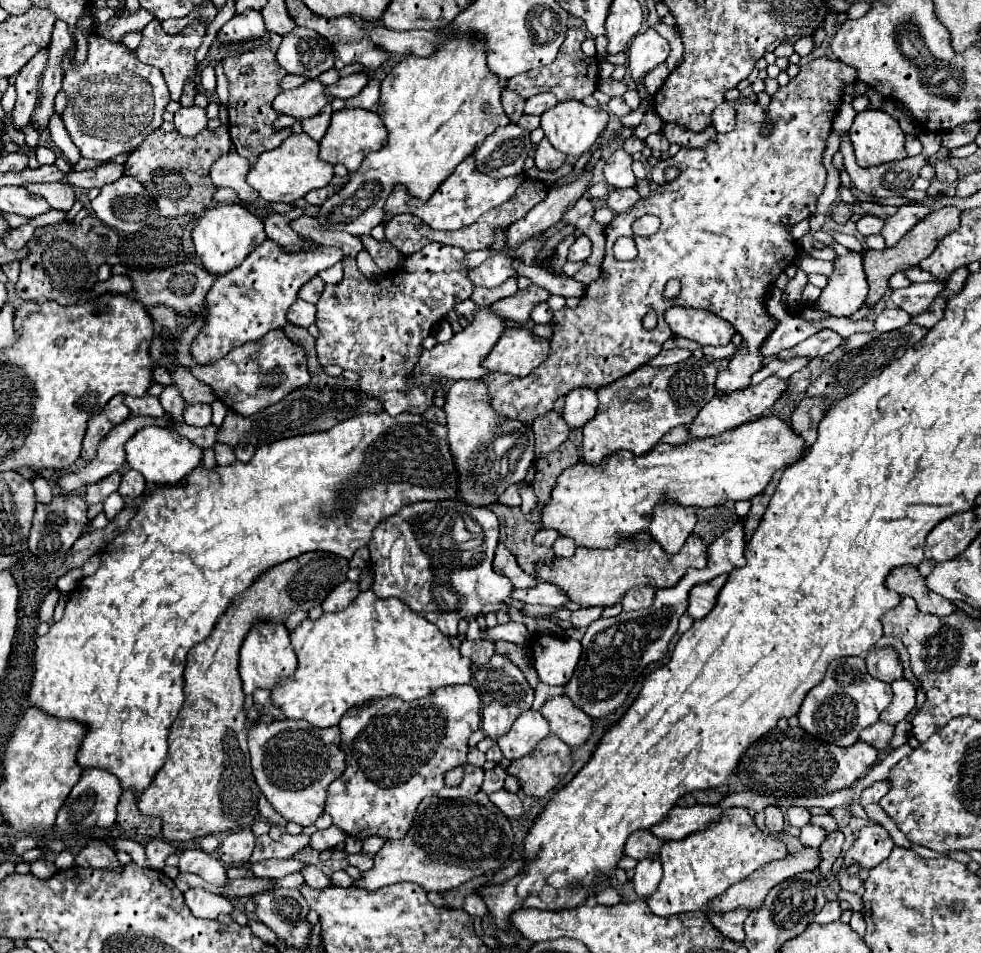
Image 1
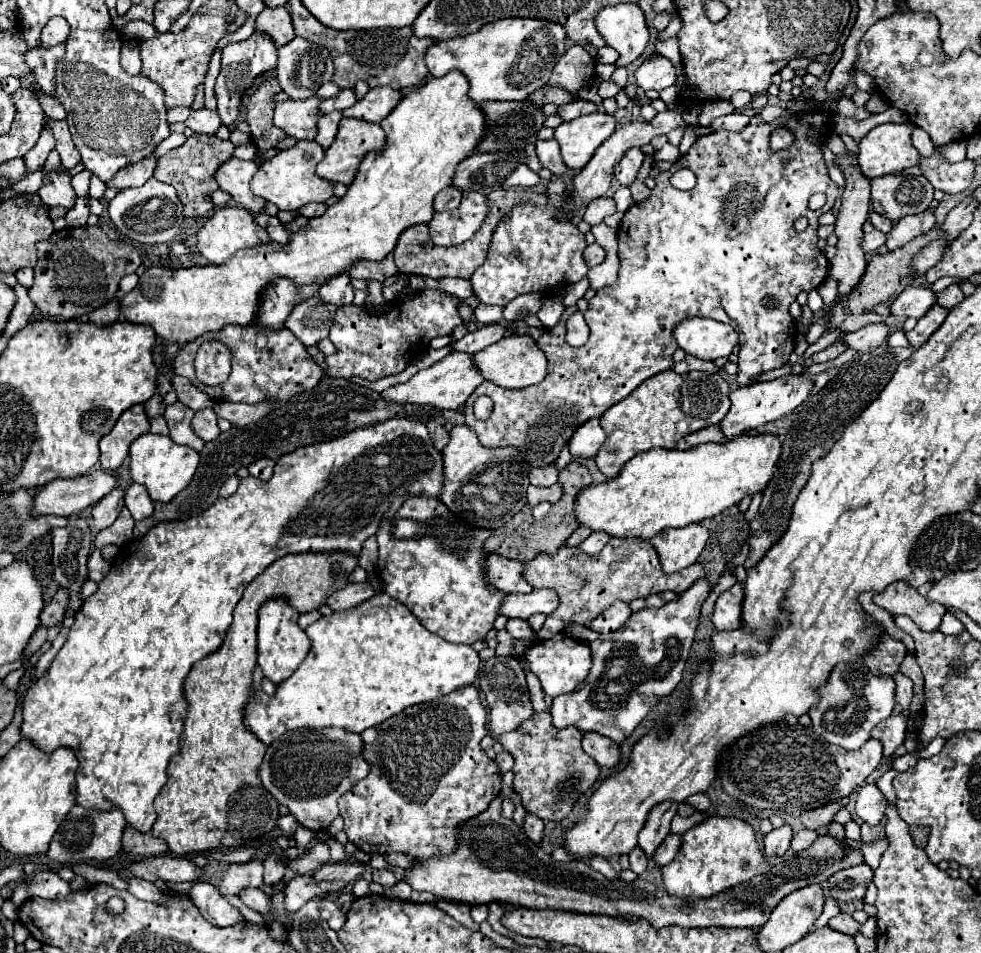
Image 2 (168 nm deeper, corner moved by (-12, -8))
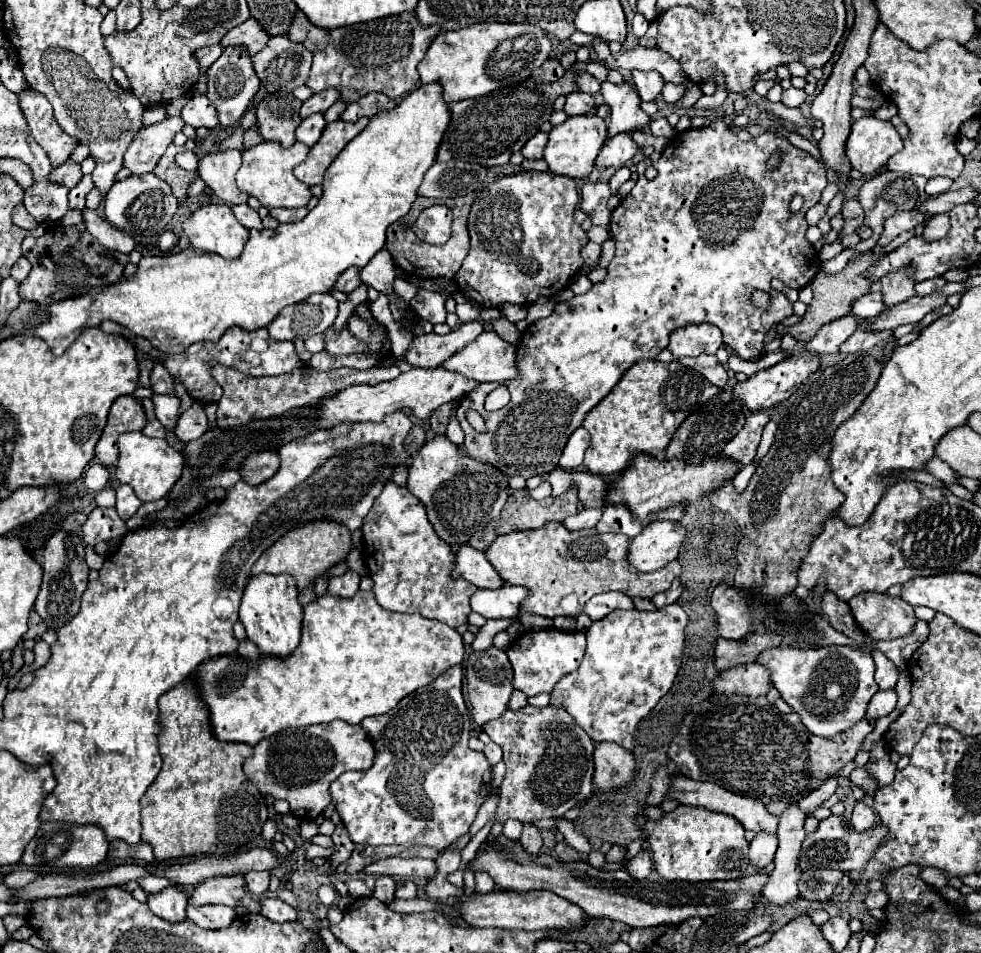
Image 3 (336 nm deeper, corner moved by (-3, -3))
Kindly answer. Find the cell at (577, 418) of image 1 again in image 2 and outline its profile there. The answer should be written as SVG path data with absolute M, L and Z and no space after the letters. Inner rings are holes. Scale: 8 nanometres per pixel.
M590 419L574 433L568 447L570 447L570 453L574 459L578 459L578 457L588 459L588 457L596 457L604 439L606 439L606 433L600 427L600 419Z

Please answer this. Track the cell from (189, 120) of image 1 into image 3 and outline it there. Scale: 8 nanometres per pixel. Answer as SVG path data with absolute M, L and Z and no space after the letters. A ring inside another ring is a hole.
M193 96L181 110L181 118L185 124L191 124L193 128L205 126L205 128L215 128L217 122L217 112L213 110L213 104L207 100L207 96Z

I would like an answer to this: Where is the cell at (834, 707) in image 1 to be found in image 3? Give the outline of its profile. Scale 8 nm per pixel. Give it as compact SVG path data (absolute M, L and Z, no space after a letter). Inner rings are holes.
M777 646L759 654L757 662L771 670L771 682L783 700L801 716L811 734L833 738L853 728L867 712L867 704L877 692L873 680L875 664L869 654L849 646L827 646L817 650L795 650Z

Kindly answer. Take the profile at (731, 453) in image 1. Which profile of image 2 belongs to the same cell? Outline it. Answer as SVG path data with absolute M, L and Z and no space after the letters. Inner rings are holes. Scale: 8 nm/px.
M746 433L738 439L730 439L722 445L718 443L706 443L692 447L688 451L678 449L648 449L644 453L638 453L634 459L630 459L618 477L590 485L580 491L576 499L576 519L578 523L590 527L592 531L604 531L612 537L640 537L640 539L652 539L658 531L666 527L686 527L690 523L700 523L702 519L714 517L722 513L724 509L738 505L744 495L754 495L762 491L772 471L778 463L782 443L772 433Z

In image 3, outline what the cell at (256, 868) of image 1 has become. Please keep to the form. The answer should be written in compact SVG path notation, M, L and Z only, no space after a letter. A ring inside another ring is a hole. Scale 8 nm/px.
M385 858L377 860L363 868L363 874L369 876L391 876L391 878L413 878L413 880L427 880L437 874L437 866L433 860L425 858Z

